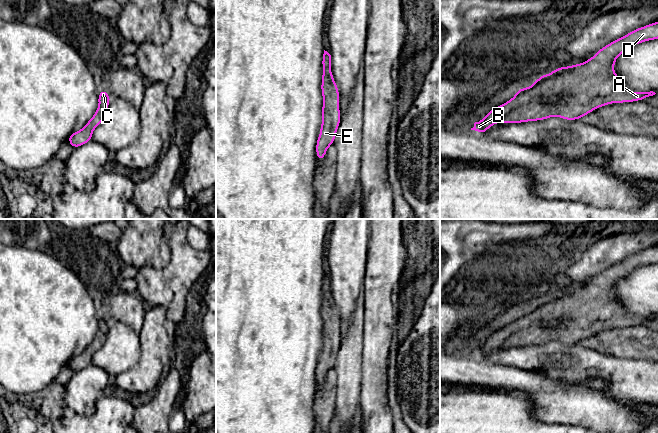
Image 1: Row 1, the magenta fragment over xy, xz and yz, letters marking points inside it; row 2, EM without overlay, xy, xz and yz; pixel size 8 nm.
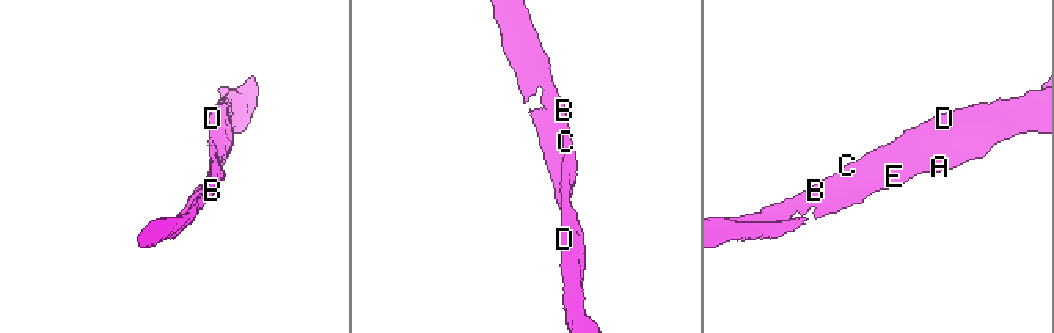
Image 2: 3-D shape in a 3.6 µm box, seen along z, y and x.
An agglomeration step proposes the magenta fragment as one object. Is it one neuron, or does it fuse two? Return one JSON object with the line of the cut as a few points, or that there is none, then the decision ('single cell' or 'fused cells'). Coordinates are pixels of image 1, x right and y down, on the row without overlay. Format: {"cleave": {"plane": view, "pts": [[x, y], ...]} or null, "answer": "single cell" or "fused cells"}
{"cleave": null, "answer": "single cell"}

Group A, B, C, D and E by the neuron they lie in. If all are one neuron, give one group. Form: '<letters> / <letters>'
A B C D E

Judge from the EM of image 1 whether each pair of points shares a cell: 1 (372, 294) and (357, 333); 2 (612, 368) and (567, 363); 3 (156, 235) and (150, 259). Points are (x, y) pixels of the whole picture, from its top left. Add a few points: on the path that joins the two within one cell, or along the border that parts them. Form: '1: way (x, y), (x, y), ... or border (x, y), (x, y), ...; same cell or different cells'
1: border (363, 292), (363, 340); different cells
2: way (601, 366), (578, 364); same cell
3: way (156, 241), (156, 253); same cell

